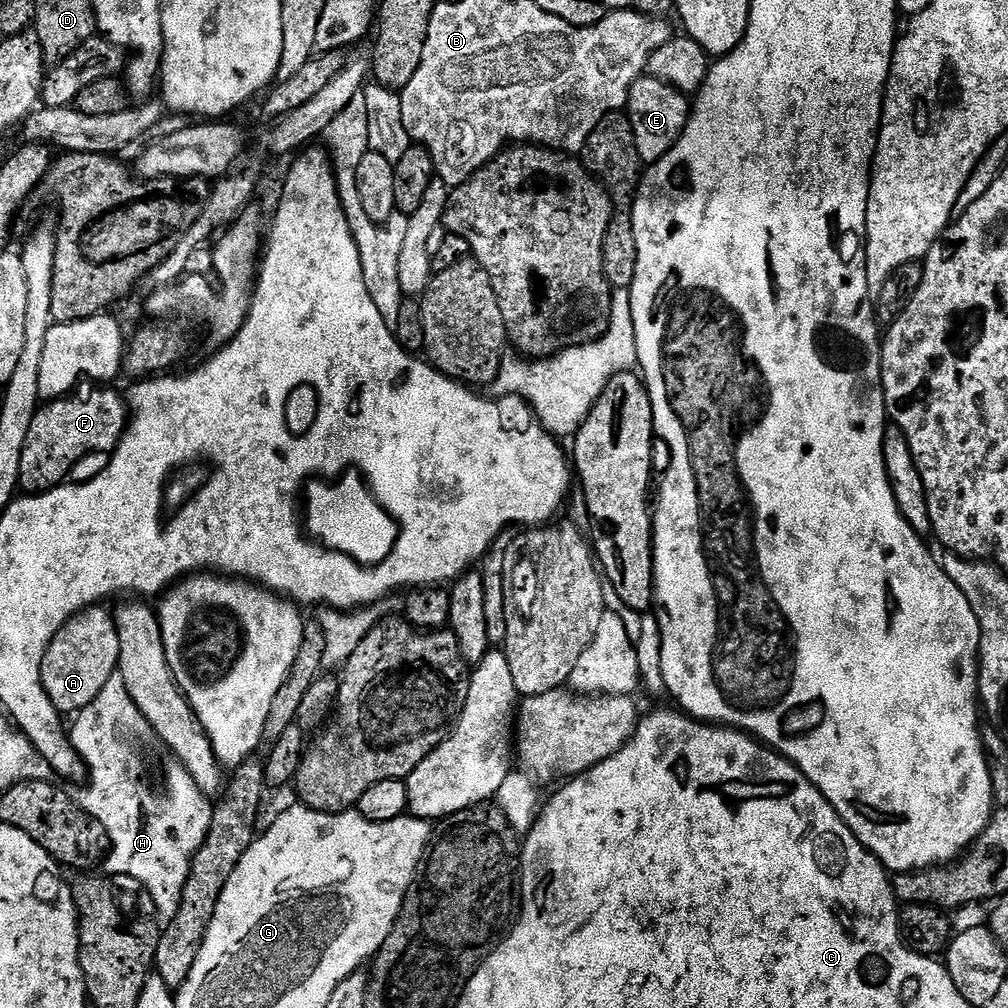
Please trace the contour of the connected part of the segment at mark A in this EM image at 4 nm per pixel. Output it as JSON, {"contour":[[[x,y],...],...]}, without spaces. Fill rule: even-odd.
{"contour":[[[107,607],[85,608],[83,612],[66,621],[42,658],[42,686],[50,702],[54,702],[54,706],[62,714],[78,714],[83,708],[90,706],[90,702],[94,702],[94,698],[102,694],[106,682],[117,675],[120,651],[116,617],[104,608]]]}

